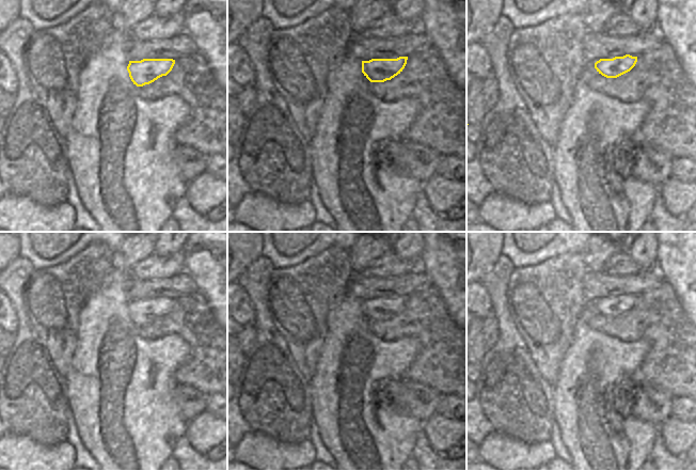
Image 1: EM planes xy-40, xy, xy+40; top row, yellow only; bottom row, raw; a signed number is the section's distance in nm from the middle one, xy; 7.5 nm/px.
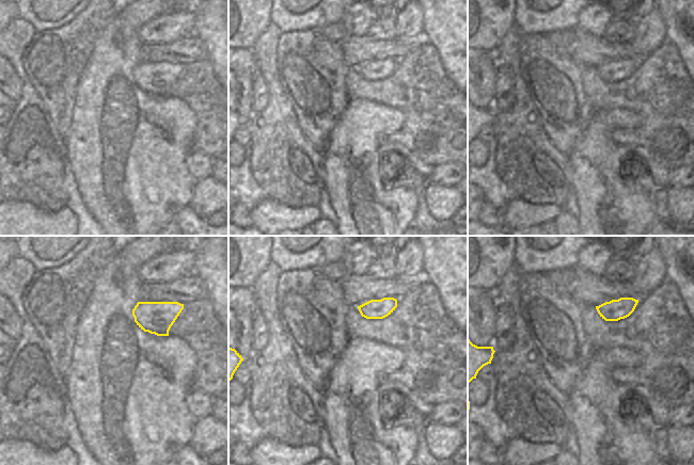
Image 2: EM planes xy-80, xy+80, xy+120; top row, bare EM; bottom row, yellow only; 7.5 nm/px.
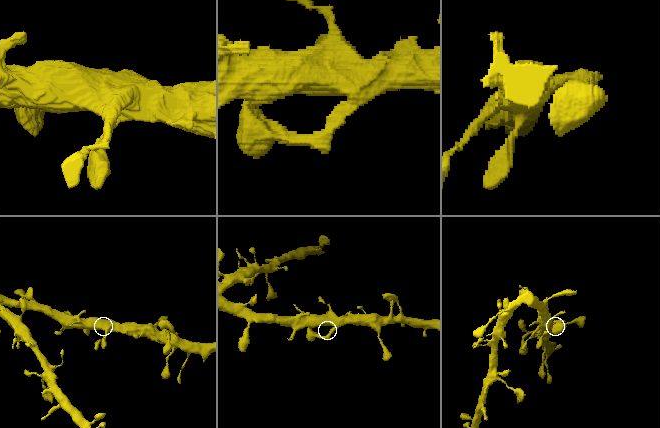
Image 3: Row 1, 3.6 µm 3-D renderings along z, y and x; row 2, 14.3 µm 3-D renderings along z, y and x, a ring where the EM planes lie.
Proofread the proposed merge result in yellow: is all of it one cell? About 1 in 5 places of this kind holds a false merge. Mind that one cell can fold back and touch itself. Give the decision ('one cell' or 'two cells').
one cell

